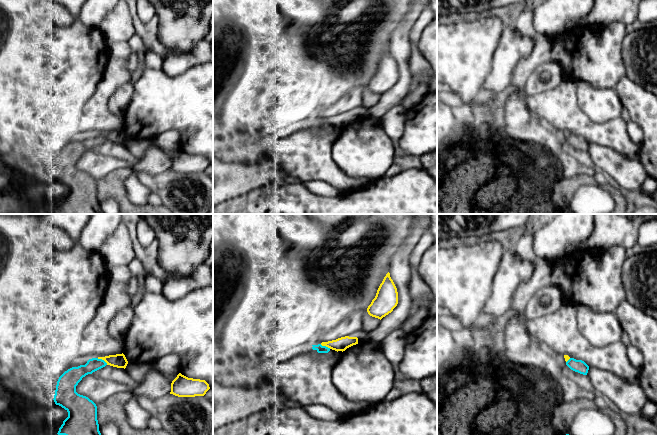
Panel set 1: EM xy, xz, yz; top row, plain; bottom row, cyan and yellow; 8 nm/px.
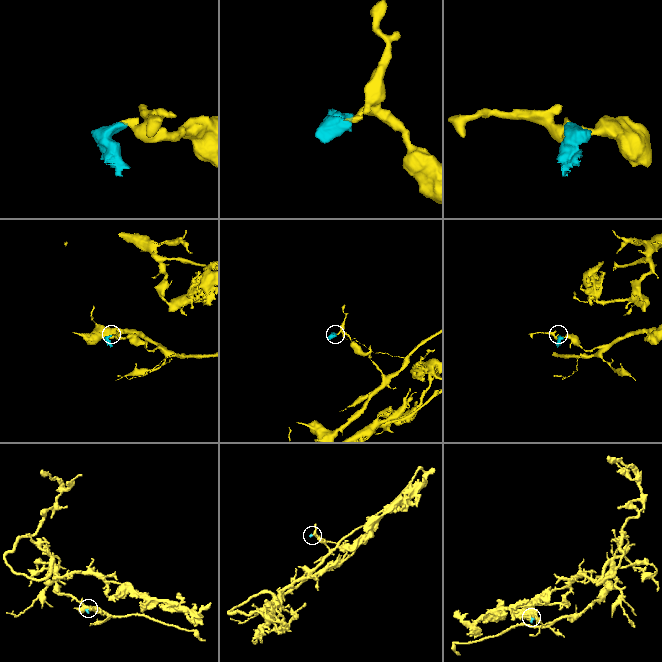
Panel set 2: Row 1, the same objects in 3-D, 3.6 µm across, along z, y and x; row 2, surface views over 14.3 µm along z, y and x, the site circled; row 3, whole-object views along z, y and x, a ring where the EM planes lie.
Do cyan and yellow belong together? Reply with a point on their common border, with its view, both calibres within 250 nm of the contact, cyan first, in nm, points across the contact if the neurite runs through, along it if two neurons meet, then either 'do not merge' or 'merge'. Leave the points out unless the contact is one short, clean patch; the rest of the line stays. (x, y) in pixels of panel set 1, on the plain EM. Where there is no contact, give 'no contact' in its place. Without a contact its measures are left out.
xy (101, 135) | 130/110 nm | along xy (97, 134), (101, 134), (107, 140) | do not merge

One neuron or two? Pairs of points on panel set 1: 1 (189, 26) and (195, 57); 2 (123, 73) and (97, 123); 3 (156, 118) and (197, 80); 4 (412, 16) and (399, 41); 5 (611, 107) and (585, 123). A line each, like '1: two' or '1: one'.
1: two
2: one
3: one
4: one
5: two

